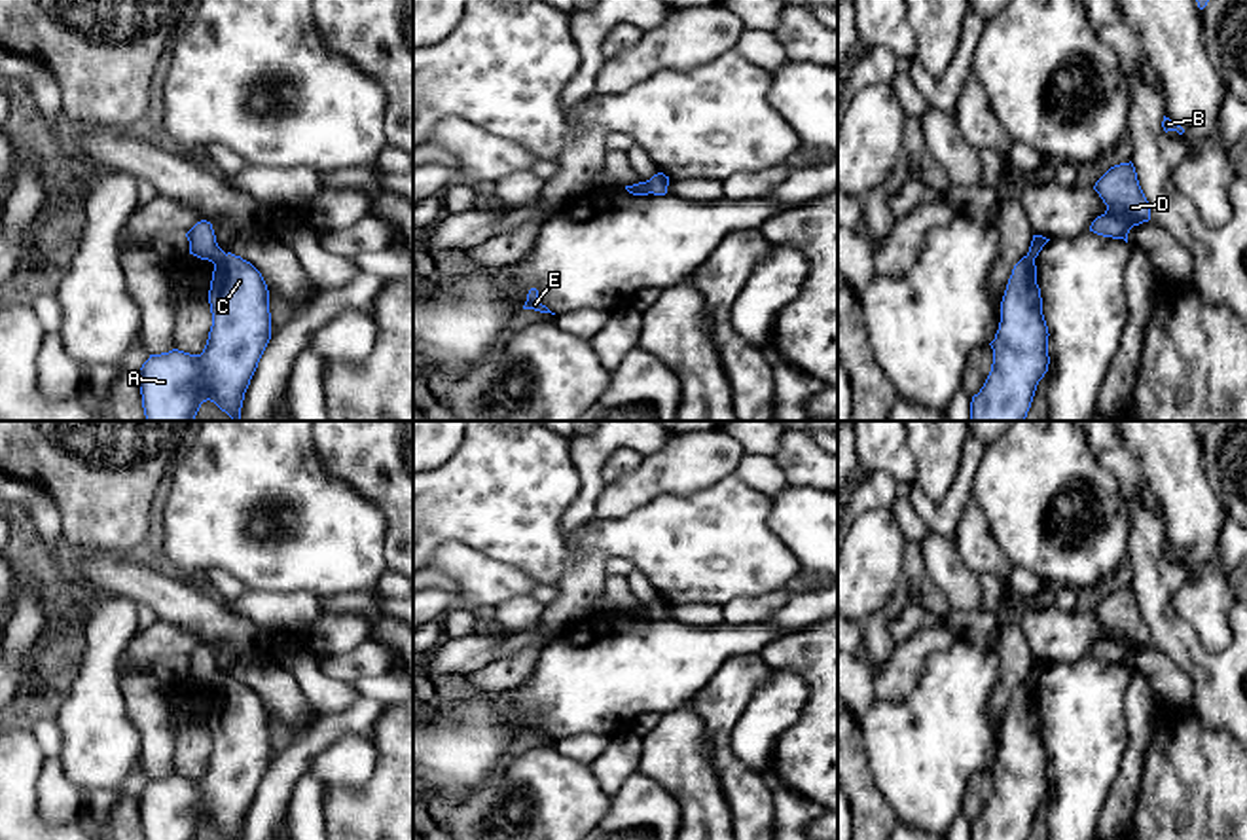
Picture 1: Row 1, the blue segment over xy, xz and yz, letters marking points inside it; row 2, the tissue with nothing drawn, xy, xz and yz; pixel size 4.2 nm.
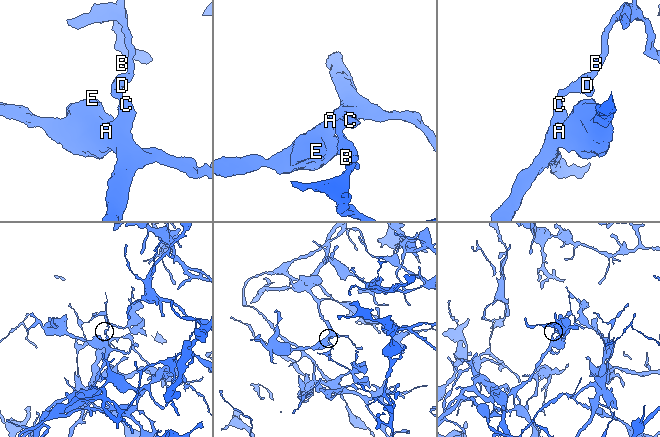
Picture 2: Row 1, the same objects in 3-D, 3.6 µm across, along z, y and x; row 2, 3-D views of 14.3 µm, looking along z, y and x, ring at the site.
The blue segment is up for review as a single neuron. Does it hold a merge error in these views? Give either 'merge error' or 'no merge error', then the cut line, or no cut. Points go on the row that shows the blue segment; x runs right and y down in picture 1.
merge error; cut xy (226, 255), (215, 266)

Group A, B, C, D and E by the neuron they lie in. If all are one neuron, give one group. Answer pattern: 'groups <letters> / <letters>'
groups A C E / B D

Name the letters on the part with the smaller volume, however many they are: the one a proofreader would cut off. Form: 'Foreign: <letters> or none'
Foreign: B, D

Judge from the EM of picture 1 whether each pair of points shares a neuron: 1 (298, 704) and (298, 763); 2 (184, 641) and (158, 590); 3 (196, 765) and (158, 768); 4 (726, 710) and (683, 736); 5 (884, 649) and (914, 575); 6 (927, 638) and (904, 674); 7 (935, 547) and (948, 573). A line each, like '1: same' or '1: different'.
1: different
2: different
3: different
4: different
5: same
6: same
7: same

